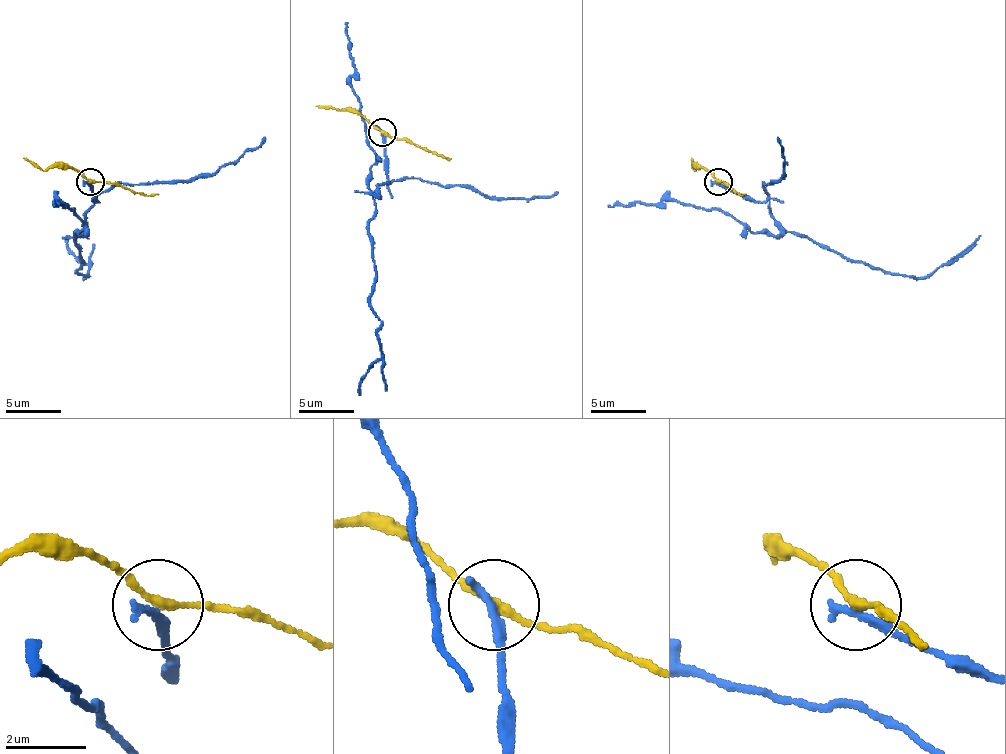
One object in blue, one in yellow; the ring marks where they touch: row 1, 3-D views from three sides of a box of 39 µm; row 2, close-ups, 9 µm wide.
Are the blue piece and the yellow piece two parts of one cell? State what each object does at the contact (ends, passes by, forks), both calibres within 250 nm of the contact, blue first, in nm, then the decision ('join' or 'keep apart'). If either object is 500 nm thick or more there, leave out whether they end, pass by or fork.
blue ends there; yellow passes by; 240 nm thick on the blue side, 180 nm on the other; keep apart

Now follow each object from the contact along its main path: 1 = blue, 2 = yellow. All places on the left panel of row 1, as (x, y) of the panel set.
1: (89, 182), (95, 202), (75, 240), (84, 260), (78, 274), (89, 277), (89, 265), (67, 246), (67, 235)
2: (89, 182), (61, 165), (39, 168), (23, 157)

